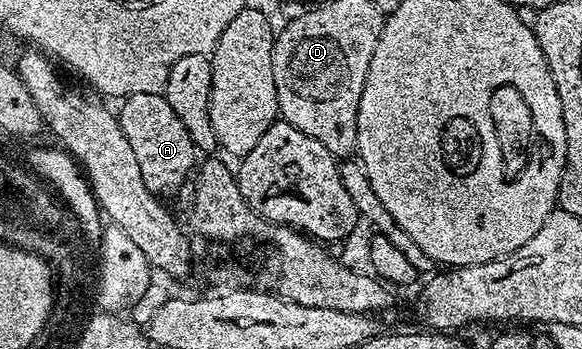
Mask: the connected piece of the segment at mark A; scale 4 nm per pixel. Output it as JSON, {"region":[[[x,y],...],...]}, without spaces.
{"region":[[[163,93],[129,94],[119,103],[119,106],[118,117],[121,130],[125,133],[130,146],[134,148],[135,159],[138,160],[139,167],[142,168],[142,180],[146,180],[146,188],[150,188],[150,192],[154,195],[165,196],[164,194],[174,193],[184,181],[185,185],[189,181],[190,175],[197,169],[198,151],[190,140],[190,132],[186,132],[186,124],[182,124],[182,120],[178,120],[177,113],[174,112],[174,108],[170,108]]]}

